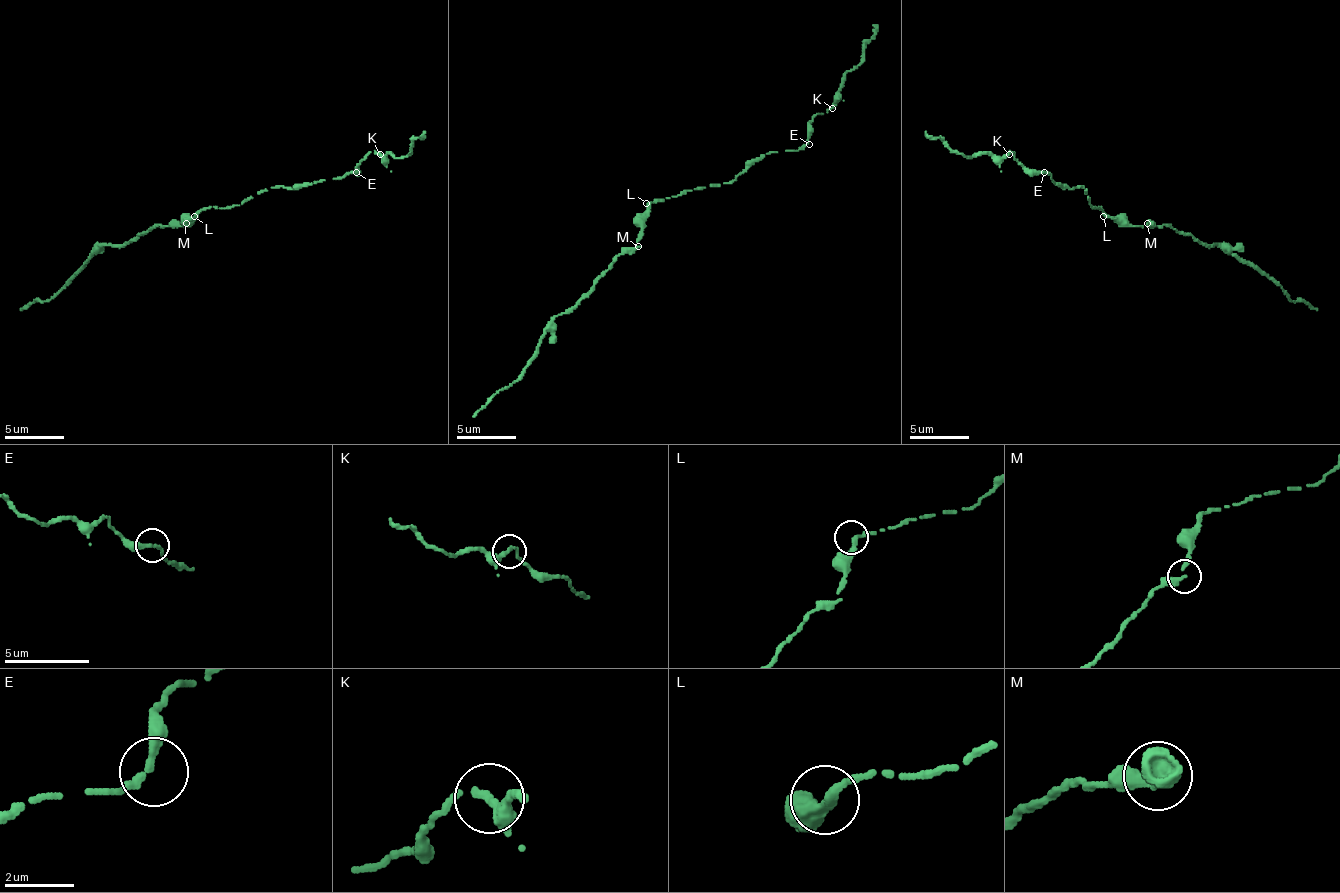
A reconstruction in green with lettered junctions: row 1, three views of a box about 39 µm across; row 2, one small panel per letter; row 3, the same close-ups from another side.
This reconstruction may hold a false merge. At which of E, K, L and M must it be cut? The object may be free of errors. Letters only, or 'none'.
none

